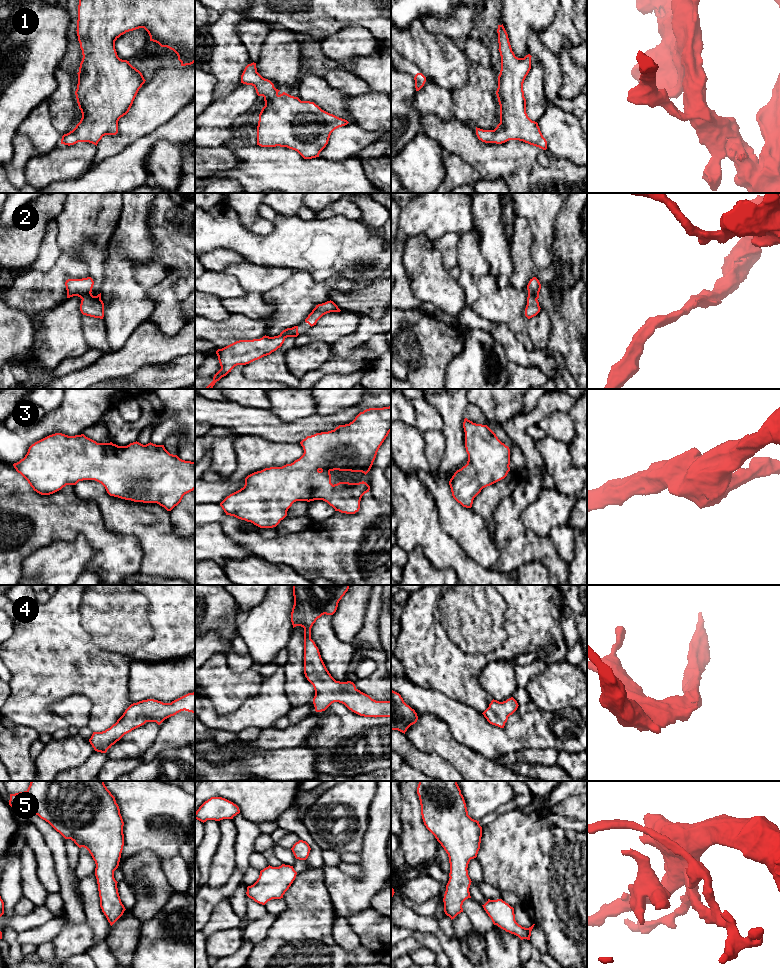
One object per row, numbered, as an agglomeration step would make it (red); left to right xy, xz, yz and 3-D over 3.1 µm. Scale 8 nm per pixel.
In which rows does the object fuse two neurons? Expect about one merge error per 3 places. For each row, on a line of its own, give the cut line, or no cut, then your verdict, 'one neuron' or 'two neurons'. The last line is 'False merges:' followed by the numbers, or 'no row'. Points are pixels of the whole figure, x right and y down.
1: no cut | one neuron
2: no cut | one neuron
3: no cut | one neuron
4: no cut | one neuron
5: no cut | one neuron
False merges: no row

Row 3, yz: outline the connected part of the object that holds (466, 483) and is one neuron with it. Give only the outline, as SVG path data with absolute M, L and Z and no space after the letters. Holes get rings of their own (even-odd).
M464 419L468 461L449 481L453 498L471 508L474 498L487 486L504 479L510 471L510 449L487 426Z

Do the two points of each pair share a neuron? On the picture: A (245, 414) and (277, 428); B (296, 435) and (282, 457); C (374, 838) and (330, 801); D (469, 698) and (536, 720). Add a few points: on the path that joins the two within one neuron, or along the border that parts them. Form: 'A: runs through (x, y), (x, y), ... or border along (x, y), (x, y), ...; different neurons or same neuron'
A: runs through (253, 421), (261, 422), (269, 427); same neuron
B: border along (268, 440), (273, 442), (299, 443); different neurons
C: border along (369, 808), (368, 827), (359, 852); different neurons
D: border along (460, 702), (481, 713); different neurons

